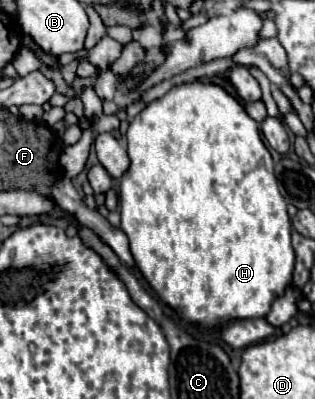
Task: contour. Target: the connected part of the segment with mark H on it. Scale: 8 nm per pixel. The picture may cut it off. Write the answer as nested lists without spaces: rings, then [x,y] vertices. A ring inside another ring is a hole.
[[[189,83],[173,87],[169,93],[165,93],[161,99],[149,103],[147,109],[143,109],[129,125],[127,131],[127,153],[131,159],[131,165],[127,173],[121,177],[121,229],[129,237],[129,247],[137,265],[137,271],[143,275],[147,285],[153,289],[153,293],[171,309],[179,313],[181,319],[191,323],[199,329],[215,329],[225,327],[233,319],[257,319],[265,317],[271,311],[273,299],[281,295],[281,291],[291,283],[295,253],[291,247],[291,219],[287,213],[285,199],[279,193],[277,179],[273,173],[273,159],[267,147],[261,141],[259,123],[253,121],[243,105],[229,95],[219,85],[205,85],[205,83]]]

